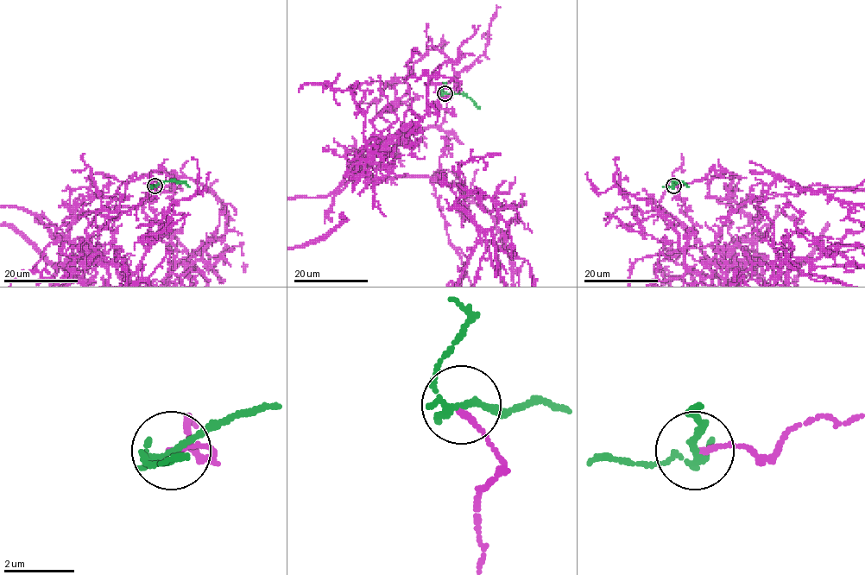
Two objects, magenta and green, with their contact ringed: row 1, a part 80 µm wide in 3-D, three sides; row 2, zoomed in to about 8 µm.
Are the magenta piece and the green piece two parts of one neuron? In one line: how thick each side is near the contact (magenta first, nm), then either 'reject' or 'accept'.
150 nm thick on the magenta side, 190 nm on the other; reject

